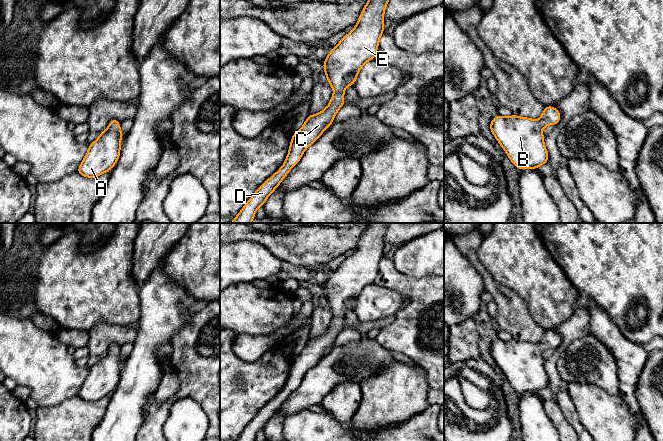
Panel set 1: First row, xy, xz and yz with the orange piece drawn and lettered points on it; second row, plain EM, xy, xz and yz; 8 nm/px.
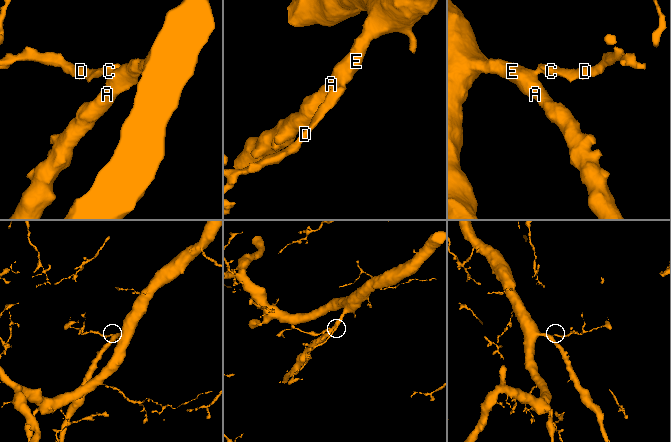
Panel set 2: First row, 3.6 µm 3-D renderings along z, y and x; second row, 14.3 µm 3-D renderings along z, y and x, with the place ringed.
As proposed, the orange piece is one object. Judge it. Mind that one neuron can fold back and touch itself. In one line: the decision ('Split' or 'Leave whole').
Leave whole

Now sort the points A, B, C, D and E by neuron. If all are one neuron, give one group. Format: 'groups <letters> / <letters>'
groups A B C D E

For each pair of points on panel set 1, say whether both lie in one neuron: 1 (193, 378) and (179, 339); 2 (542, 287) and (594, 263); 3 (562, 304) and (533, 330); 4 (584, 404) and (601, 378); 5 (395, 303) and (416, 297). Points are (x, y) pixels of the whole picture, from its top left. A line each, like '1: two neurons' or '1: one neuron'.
1: one neuron
2: two neurons
3: two neurons
4: two neurons
5: two neurons

